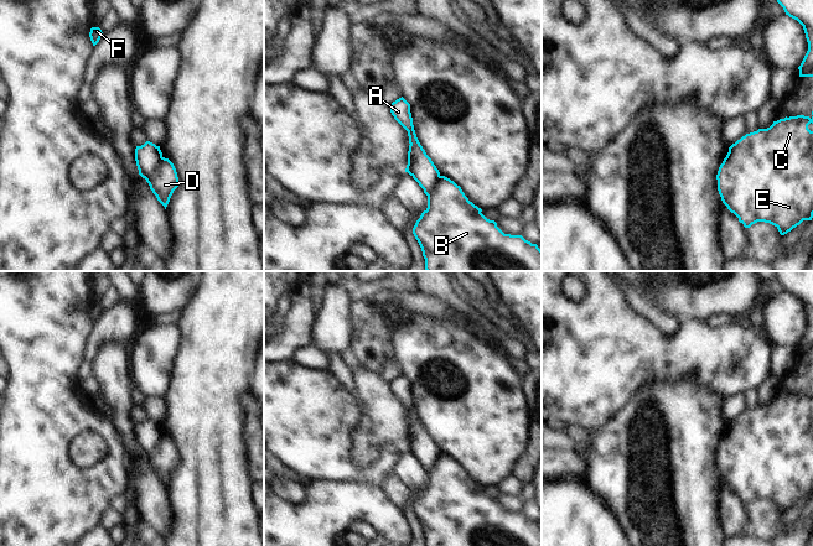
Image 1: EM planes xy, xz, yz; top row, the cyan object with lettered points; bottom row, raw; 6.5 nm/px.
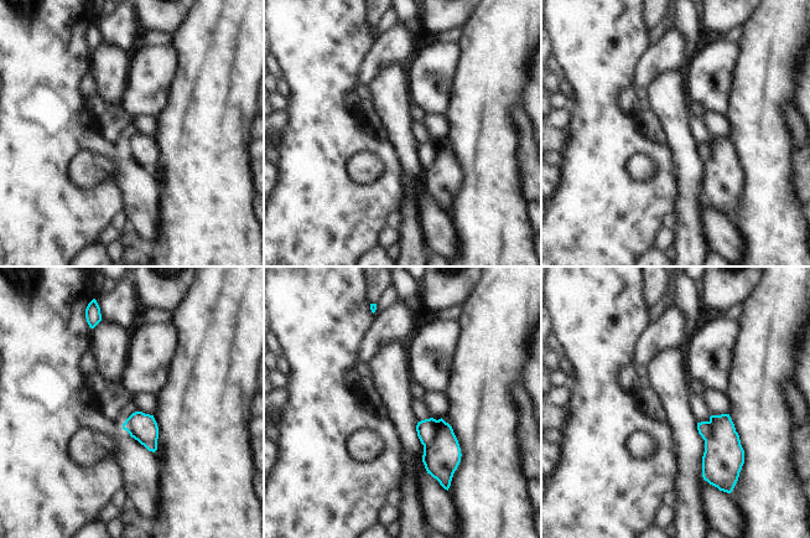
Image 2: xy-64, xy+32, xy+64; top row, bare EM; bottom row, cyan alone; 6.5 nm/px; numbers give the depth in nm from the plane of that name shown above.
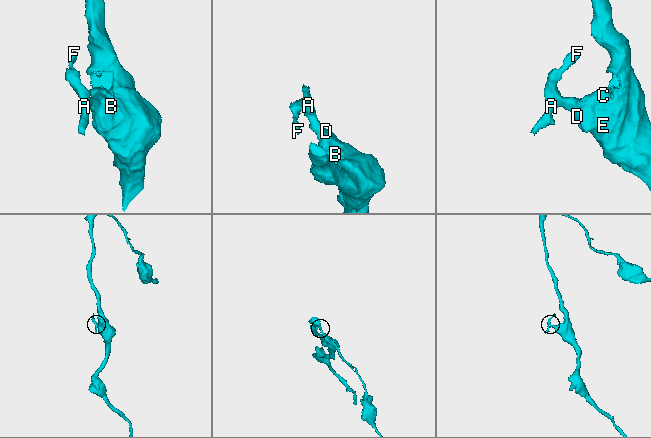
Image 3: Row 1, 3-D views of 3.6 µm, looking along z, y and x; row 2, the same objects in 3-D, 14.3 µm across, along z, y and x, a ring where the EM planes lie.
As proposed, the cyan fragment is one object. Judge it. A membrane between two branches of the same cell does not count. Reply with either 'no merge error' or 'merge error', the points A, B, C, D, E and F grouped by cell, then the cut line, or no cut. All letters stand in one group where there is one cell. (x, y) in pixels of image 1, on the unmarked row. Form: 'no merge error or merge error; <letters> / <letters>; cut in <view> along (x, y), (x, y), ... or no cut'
merge error; A F / B C D E; cut in xy along (162, 435), (156, 446), (145, 456)

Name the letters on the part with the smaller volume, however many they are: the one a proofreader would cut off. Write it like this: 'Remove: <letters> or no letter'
Remove: A, F

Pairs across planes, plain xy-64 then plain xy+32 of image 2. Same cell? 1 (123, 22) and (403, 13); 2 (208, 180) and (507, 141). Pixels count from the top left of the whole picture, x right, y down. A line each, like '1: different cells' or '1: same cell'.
1: different cells
2: same cell

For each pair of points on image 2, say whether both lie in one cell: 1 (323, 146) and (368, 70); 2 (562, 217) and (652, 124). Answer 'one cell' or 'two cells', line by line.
1: two cells
2: two cells

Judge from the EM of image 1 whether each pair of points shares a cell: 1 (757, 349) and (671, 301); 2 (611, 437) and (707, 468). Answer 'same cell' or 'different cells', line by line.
1: different cells
2: same cell

